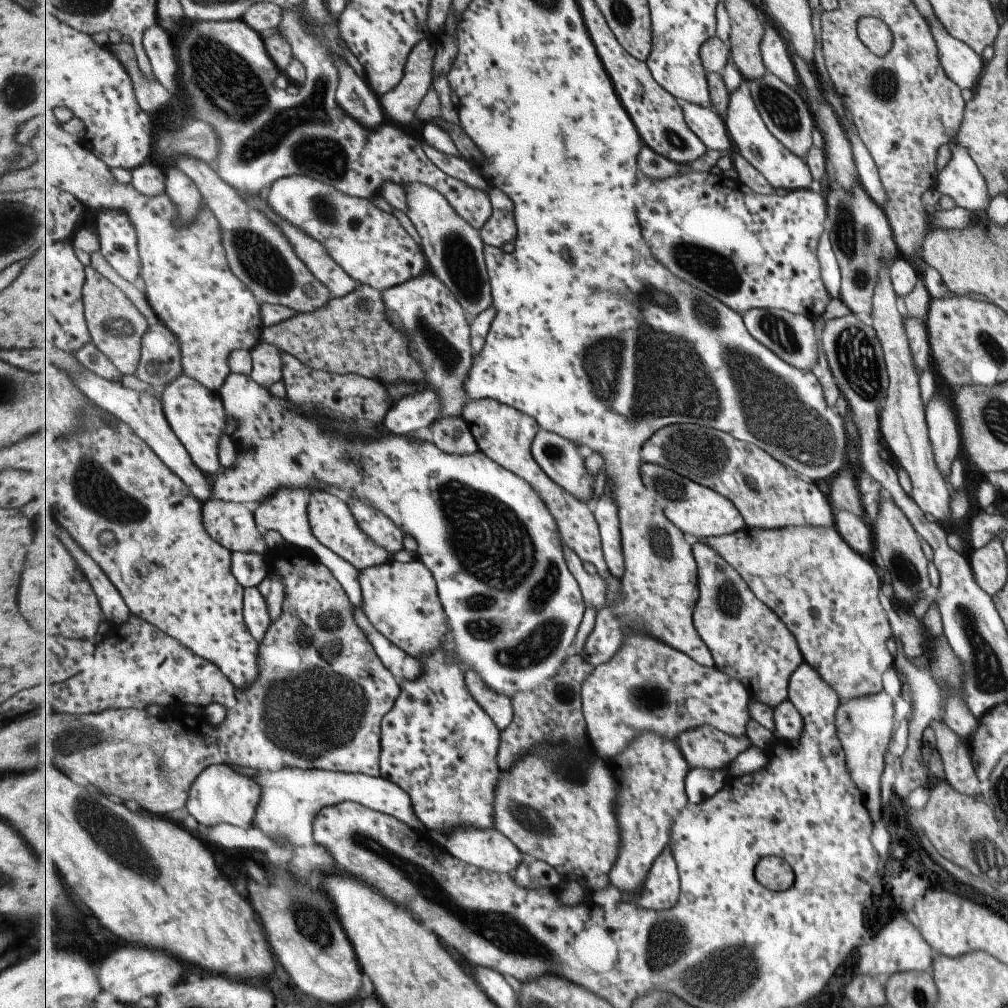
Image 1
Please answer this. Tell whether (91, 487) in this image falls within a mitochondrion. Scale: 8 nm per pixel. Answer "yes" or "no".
yes

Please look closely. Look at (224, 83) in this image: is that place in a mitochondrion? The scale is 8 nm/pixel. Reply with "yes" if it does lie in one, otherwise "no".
yes

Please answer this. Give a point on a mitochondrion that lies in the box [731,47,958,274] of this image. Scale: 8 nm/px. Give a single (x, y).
(781, 109)

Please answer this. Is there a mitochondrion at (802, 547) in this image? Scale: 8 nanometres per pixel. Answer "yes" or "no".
no

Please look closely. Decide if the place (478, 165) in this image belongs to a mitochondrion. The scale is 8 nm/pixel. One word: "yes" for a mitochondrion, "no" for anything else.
no

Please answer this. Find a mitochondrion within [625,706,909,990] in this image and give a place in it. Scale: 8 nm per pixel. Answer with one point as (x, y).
(663, 936)

